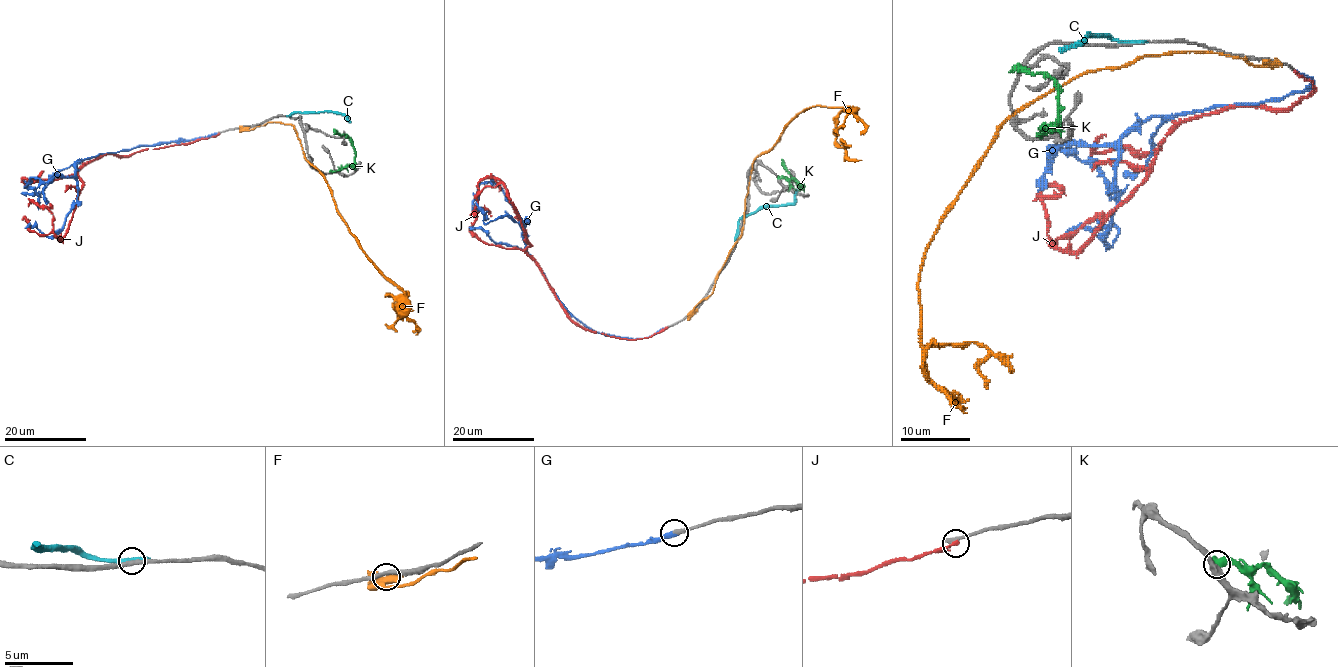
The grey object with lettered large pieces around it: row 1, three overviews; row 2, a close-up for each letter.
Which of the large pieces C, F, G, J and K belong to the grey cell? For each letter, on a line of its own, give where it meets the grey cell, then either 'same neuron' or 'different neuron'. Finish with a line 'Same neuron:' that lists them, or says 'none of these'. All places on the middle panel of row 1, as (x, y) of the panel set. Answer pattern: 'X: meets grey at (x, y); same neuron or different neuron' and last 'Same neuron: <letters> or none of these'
C: meets grey at (737, 234); different neuron
F: meets grey at (692, 312); different neuron
G: meets grey at (663, 329); same neuron
J: meets grey at (666, 327); different neuron
K: meets grey at (779, 178); different neuron
Same neuron: G

